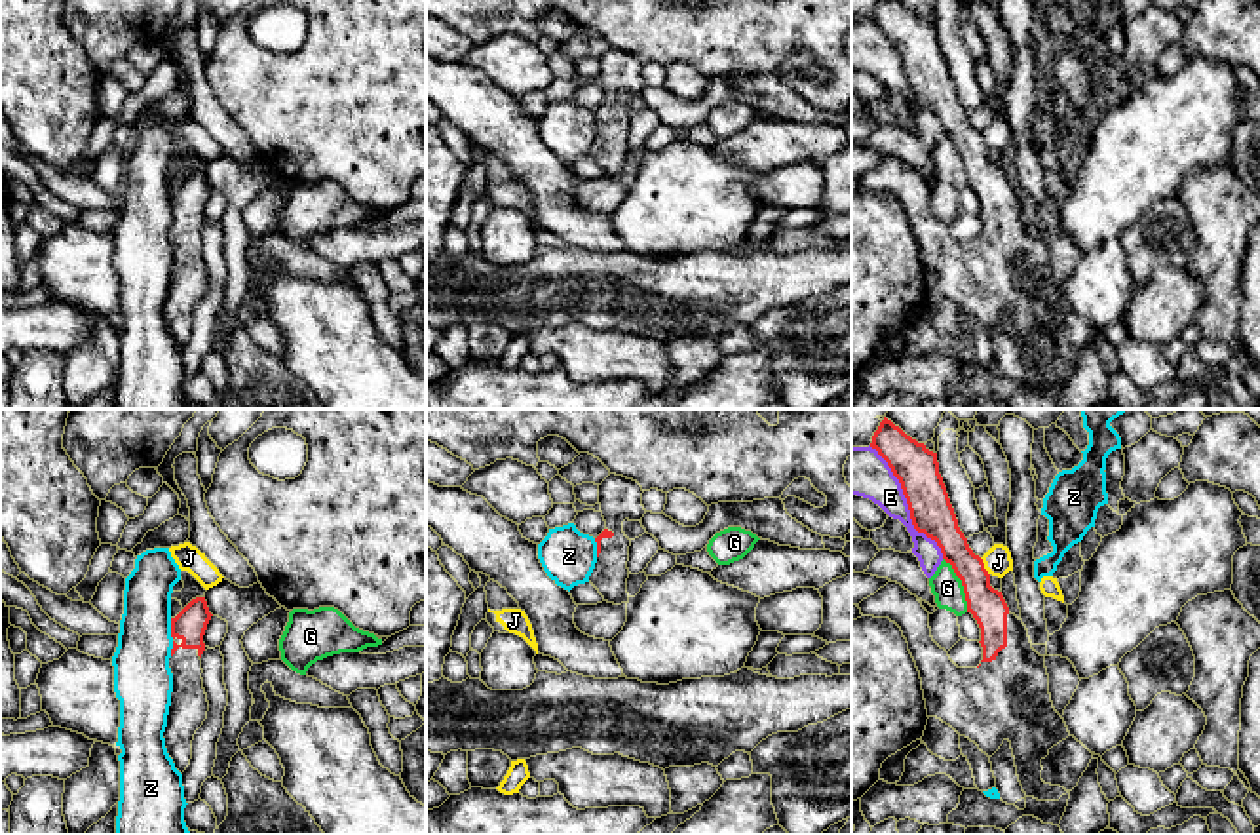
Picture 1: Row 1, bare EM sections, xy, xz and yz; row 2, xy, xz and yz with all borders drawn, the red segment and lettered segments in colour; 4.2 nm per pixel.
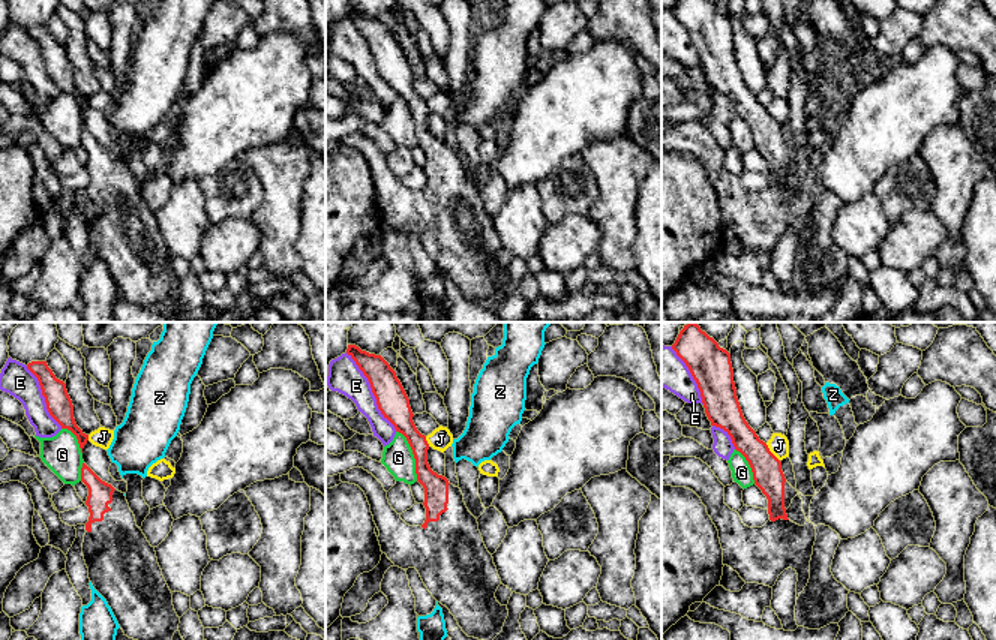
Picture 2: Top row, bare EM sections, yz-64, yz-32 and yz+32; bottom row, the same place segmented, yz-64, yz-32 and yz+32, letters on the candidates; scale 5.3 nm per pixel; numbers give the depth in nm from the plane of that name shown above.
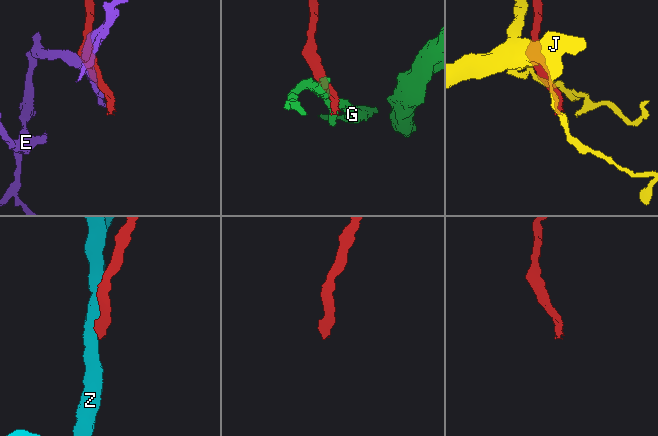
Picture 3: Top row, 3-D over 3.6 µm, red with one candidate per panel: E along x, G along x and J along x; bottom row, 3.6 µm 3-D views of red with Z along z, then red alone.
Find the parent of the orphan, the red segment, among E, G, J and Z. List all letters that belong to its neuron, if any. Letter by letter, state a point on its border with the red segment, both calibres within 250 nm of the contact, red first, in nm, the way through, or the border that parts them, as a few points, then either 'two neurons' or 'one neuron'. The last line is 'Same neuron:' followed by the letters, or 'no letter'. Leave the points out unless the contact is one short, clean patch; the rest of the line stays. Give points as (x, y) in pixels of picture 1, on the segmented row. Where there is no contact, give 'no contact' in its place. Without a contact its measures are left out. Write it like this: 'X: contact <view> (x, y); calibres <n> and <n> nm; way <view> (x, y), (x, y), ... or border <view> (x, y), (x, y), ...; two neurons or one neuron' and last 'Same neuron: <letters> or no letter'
E: contact yz (907, 503); calibres 190 and 200 nm; two neurons
G: contact yz (962, 584); calibres 150 and 130 nm; border yz (943, 558), (960, 581), (968, 611); two neurons
J: contact yz (983, 567); calibres 150 and 120 nm; border yz (979, 558), (989, 575); two neurons
Z: contact xy (171, 628); calibres 140 and 240 nm; border xy (170, 619), (170, 634), (173, 638); two neurons
Same neuron: no letter

